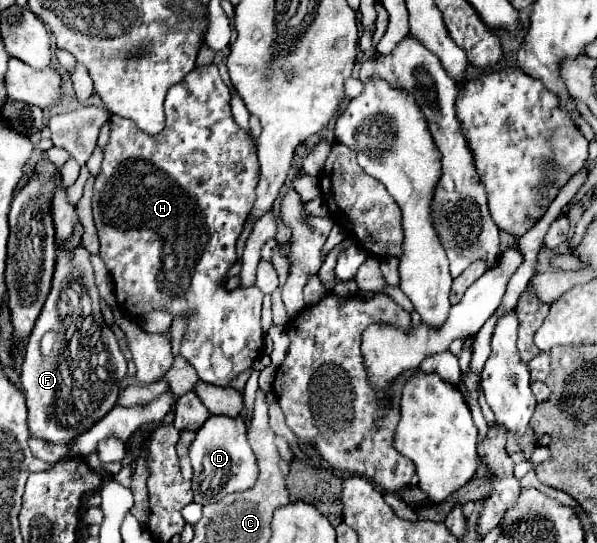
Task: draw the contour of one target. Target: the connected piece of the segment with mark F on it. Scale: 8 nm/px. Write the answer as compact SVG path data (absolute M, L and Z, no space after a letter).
M61 180L57 192L53 192L51 212L57 244L53 286L29 336L25 364L21 366L21 384L29 398L29 432L53 444L69 444L75 436L101 420L117 404L119 384L127 374L127 362L117 338L101 314L93 266L89 262L91 254L83 244L73 248L73 256L61 252L61 244L73 236L73 228L79 222L77 206L67 200L67 190L69 186Z

